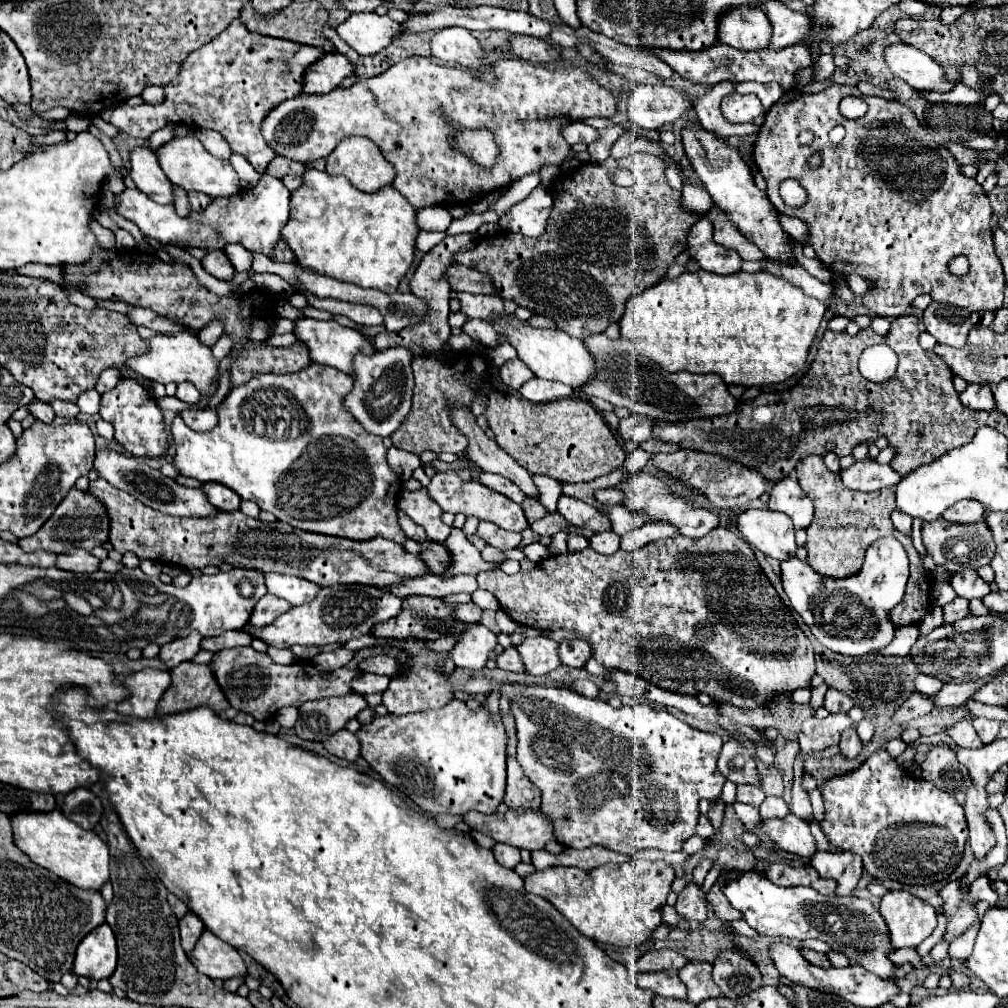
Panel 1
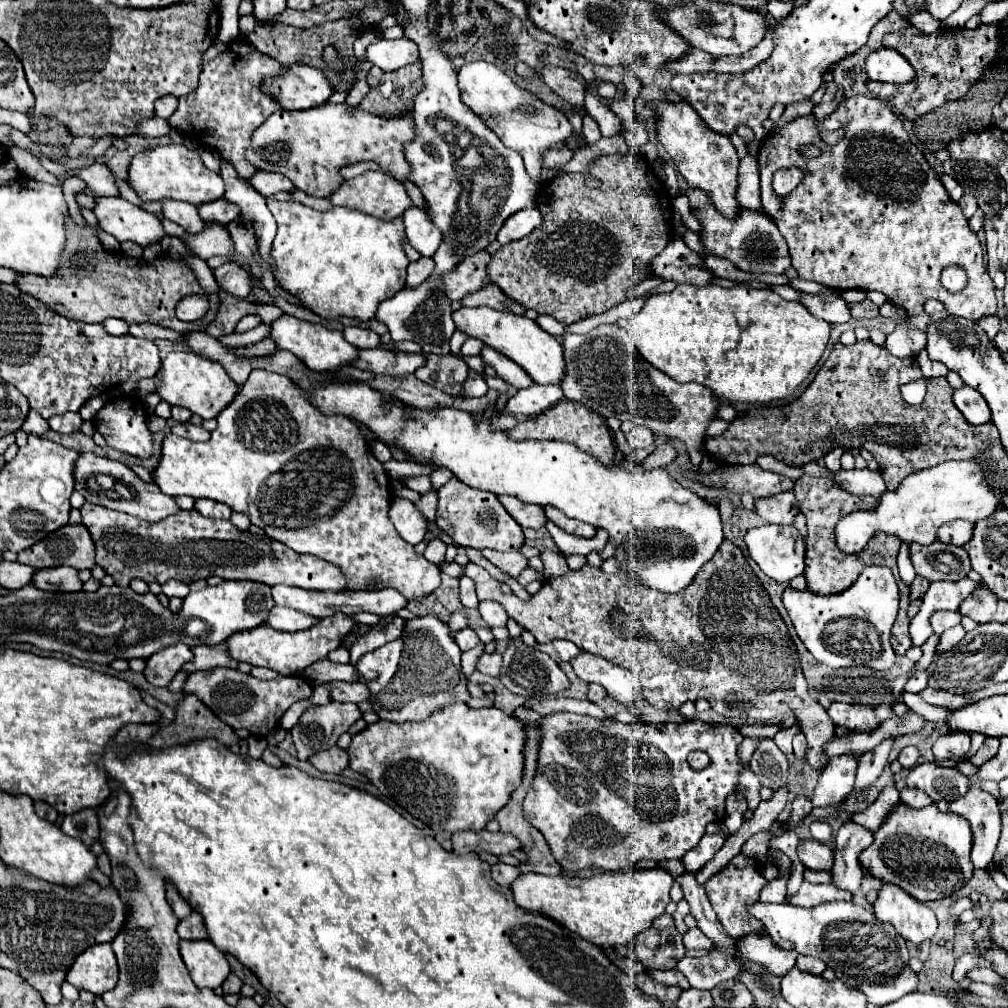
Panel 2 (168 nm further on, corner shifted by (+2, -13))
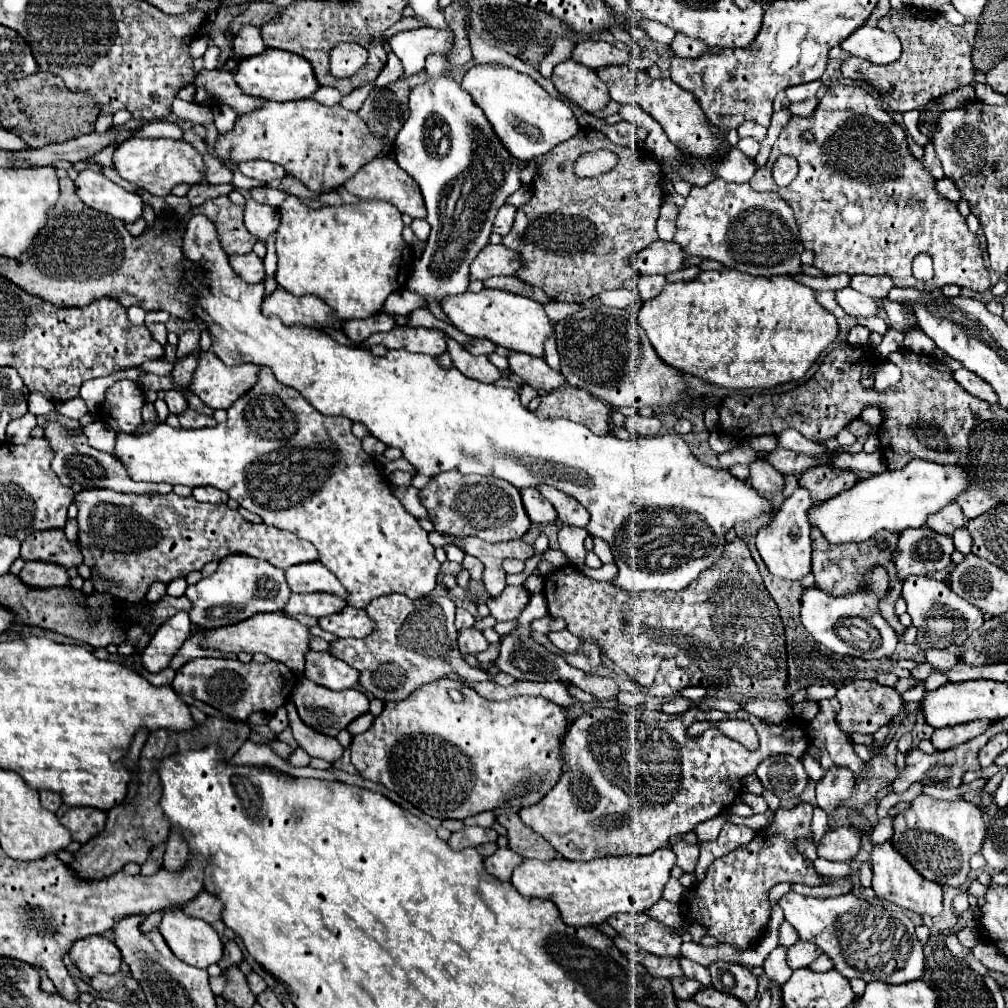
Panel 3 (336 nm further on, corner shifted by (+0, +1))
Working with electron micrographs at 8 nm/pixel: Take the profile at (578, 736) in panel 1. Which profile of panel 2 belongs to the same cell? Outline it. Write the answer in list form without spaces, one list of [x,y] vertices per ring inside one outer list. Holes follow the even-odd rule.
[[[555,712],[543,718],[541,724],[543,730],[543,740],[539,748],[539,766],[537,766],[537,776],[533,780],[531,790],[527,792],[527,798],[523,802],[523,814],[529,824],[533,824],[547,840],[555,860],[561,864],[563,870],[573,870],[581,872],[583,868],[593,868],[593,870],[623,870],[627,866],[635,866],[637,862],[649,858],[649,860],[667,860],[667,858],[683,858],[685,852],[697,846],[701,836],[705,834],[705,826],[709,822],[721,822],[725,818],[725,800],[729,794],[735,792],[739,774],[743,772],[743,762],[737,756],[737,750],[743,742],[743,734],[731,726],[731,724],[717,724],[717,722],[705,722],[705,720],[687,720],[681,724],[667,722],[667,724],[623,724],[617,720],[597,720],[591,716],[581,716],[581,714],[571,714],[571,712]],[[693,750],[703,750],[711,758],[709,766],[703,770],[693,770],[687,764],[687,756]]]

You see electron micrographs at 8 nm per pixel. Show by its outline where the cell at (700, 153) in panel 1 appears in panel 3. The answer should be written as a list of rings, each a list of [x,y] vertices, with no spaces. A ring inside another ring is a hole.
[[[599,68],[597,76],[607,84],[609,96],[615,102],[637,104],[639,108],[643,108],[663,126],[669,140],[677,148],[685,150],[687,154],[697,156],[697,158],[717,158],[727,148],[719,140],[719,136],[711,132],[711,122],[707,120],[705,112],[701,110],[697,98],[691,92],[679,88],[679,84],[675,84],[671,78],[653,80],[647,72],[639,72],[635,68]]]

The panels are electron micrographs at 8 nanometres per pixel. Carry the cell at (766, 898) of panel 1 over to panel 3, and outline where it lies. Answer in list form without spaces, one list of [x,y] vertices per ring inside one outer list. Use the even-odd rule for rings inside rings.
[[[787,892],[779,900],[779,906],[799,938],[815,942],[835,960],[835,970],[849,980],[861,978],[865,982],[881,980],[887,984],[905,984],[923,976],[925,958],[923,946],[915,936],[915,926],[903,910],[893,904],[873,906],[851,892],[837,898],[811,898]]]

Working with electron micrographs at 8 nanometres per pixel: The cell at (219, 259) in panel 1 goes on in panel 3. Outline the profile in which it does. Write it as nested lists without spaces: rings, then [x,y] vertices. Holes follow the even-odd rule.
[[[253,252],[249,254],[241,254],[241,256],[231,256],[229,258],[229,264],[231,268],[235,270],[235,274],[249,282],[249,284],[255,284],[255,282],[261,282],[265,278],[265,270],[263,270],[263,260],[257,258]]]

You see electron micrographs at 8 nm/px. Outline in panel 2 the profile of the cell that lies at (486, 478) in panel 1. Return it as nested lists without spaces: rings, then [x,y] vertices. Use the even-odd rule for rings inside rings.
[[[499,496],[499,502],[505,506],[505,510],[519,522],[519,526],[523,528],[541,528],[547,524],[547,518],[543,514],[541,506],[535,504],[523,504],[521,500],[513,498],[513,496]]]

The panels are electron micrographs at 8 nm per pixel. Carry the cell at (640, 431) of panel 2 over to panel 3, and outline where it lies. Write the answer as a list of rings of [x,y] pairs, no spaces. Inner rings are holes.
[[[633,414],[631,418],[625,420],[625,428],[635,436],[655,436],[661,428],[661,422],[655,416],[647,418],[647,416]]]

